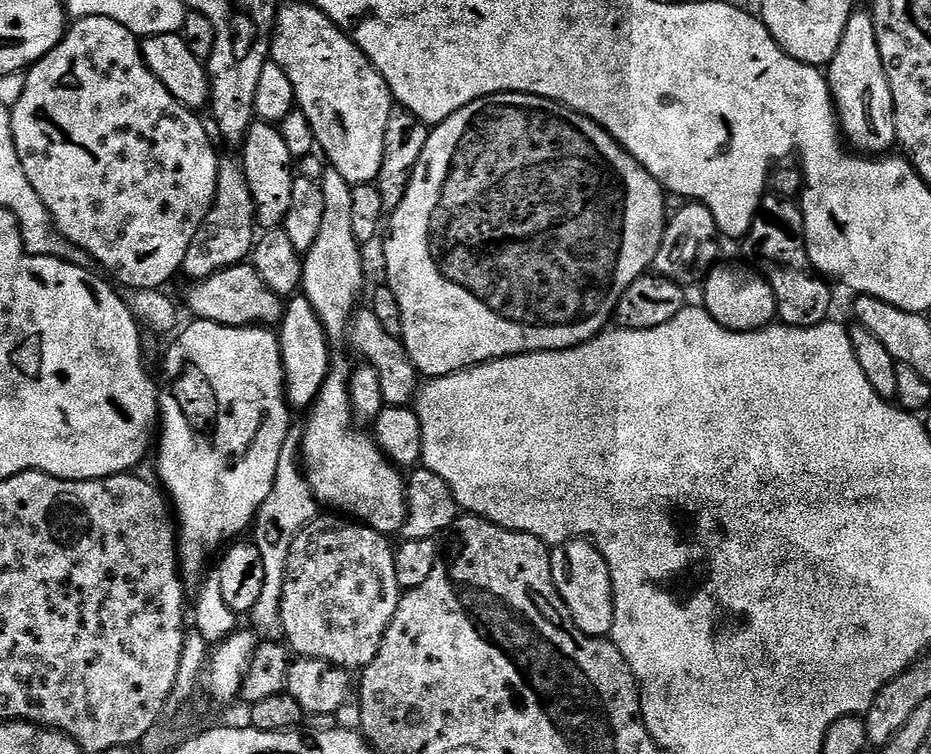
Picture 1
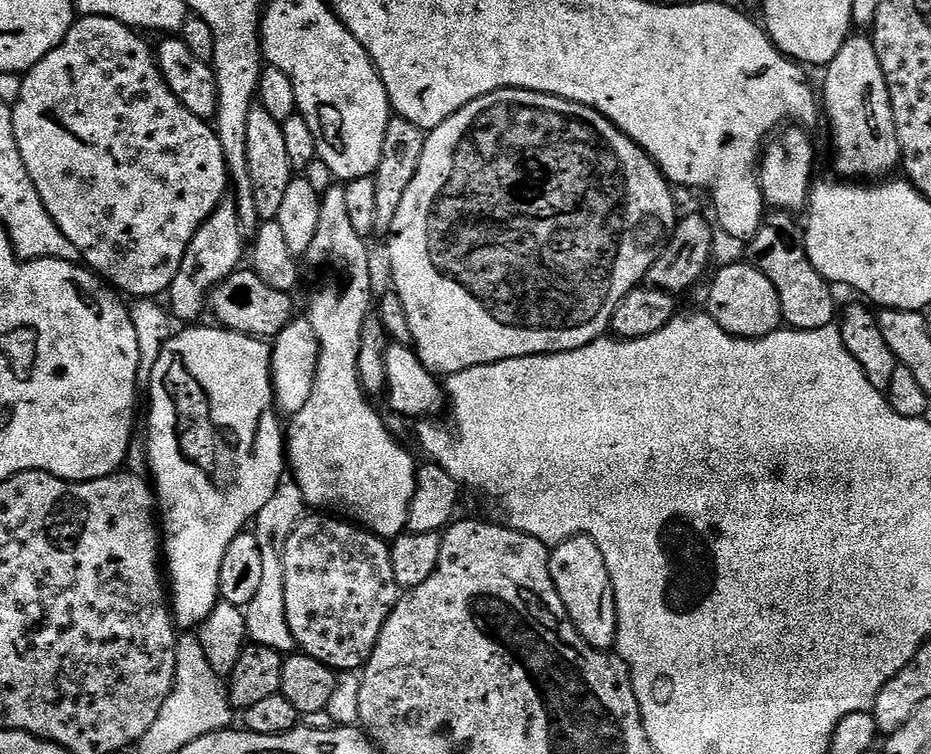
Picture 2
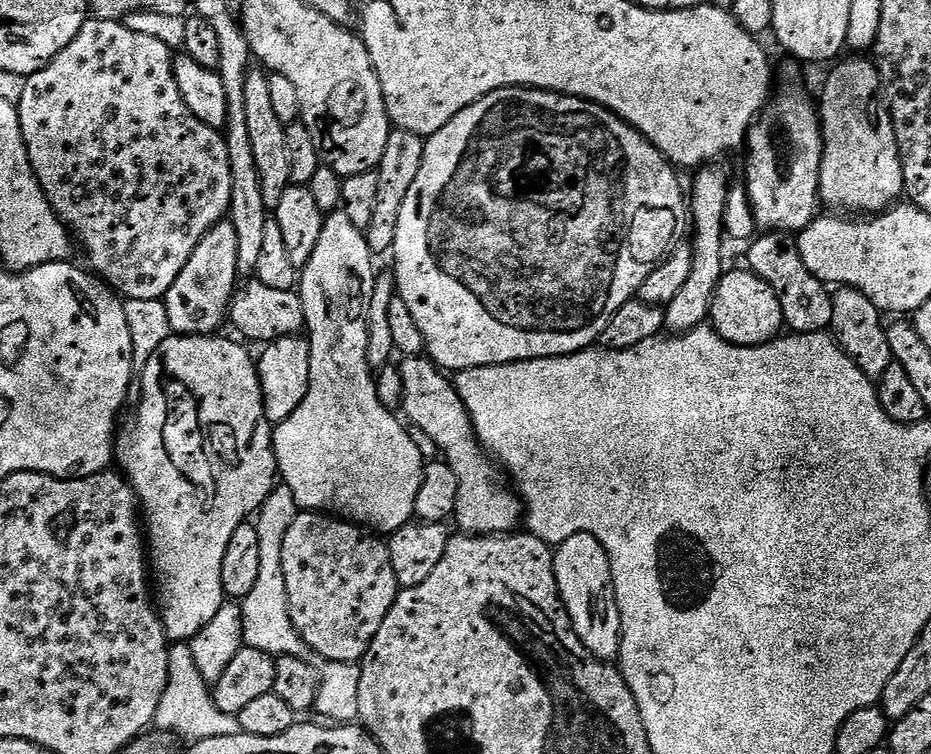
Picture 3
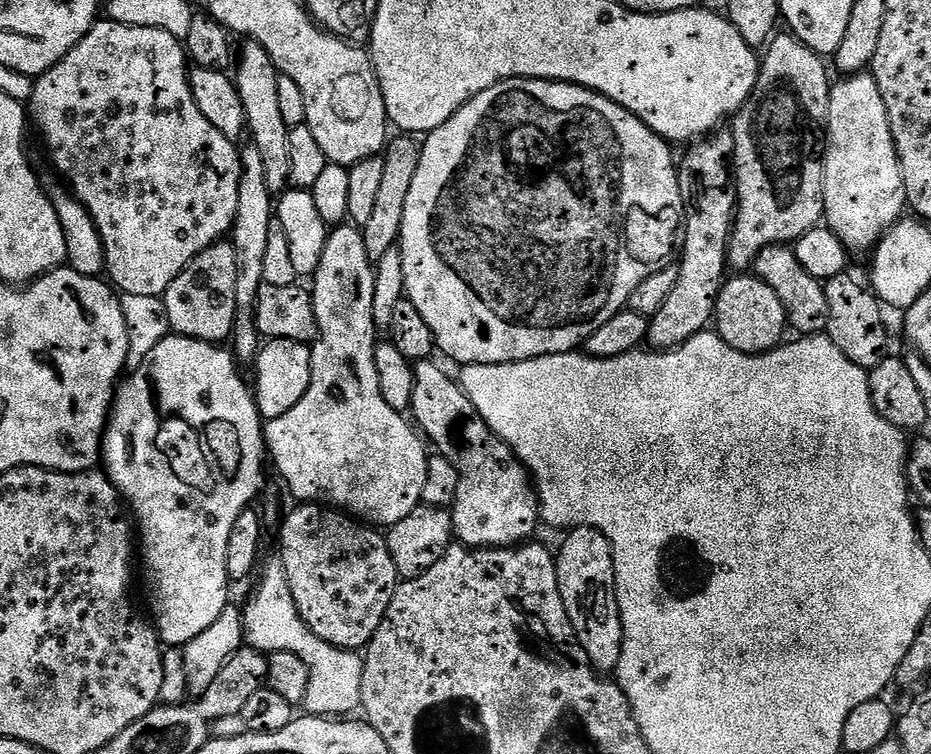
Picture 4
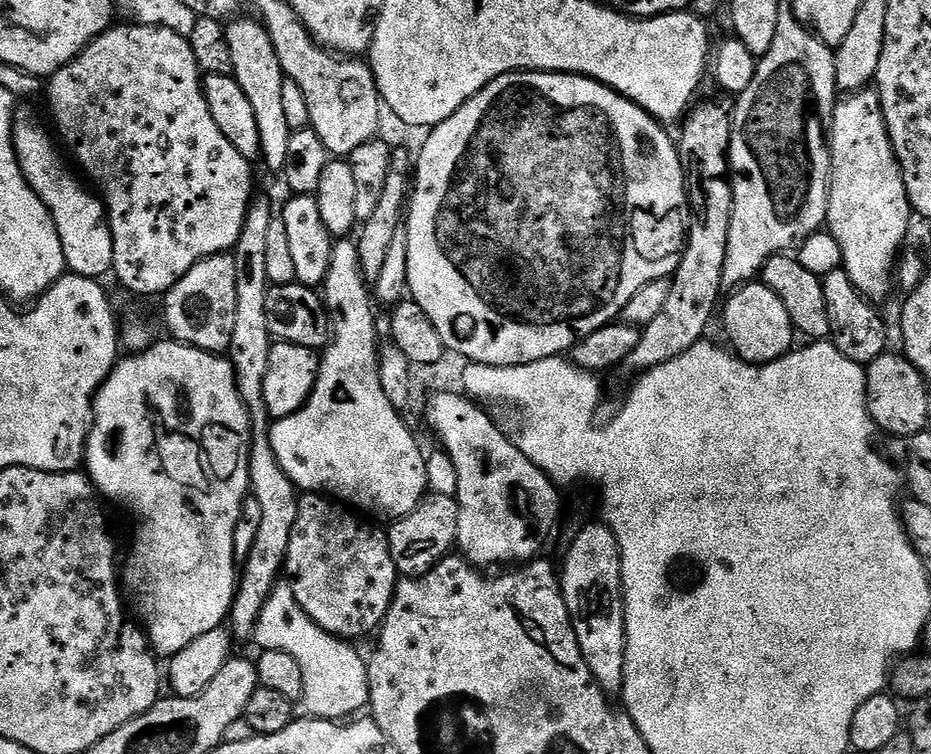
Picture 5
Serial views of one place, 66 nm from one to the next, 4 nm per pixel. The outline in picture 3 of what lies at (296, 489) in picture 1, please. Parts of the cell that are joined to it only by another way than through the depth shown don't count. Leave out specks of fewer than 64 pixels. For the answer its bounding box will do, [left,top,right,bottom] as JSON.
[242,486,317,662]

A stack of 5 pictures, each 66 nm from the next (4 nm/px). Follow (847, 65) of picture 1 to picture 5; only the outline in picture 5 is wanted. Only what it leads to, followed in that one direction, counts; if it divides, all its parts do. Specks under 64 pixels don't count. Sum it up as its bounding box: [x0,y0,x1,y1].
[826,90,914,302]

